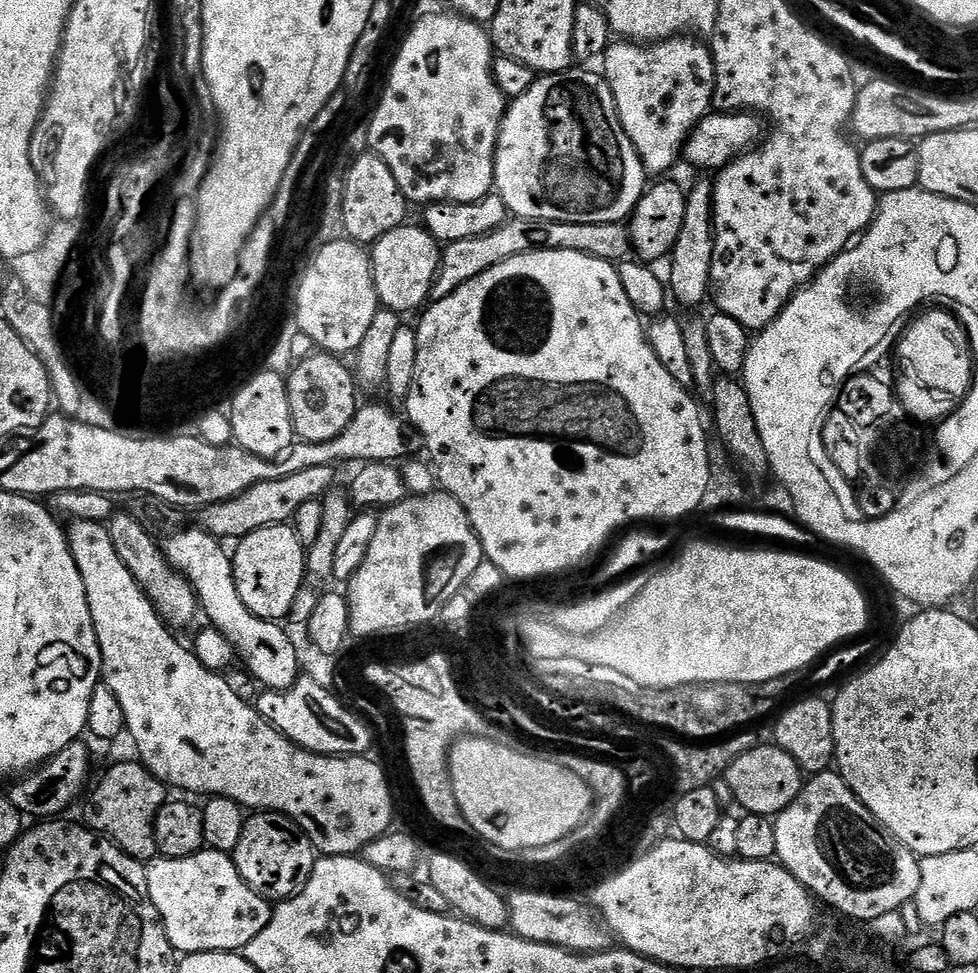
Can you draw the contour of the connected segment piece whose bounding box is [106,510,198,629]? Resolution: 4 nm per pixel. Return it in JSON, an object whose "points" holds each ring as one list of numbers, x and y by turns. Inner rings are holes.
{"points":[[128,510,113,511,112,519,106,527,110,534,110,542,114,542,114,550,118,550,118,558,126,562,126,570,134,574,138,586,148,595,160,619,173,629,186,627,195,616,198,616,196,595,190,582,181,572,174,571,171,562,164,557,164,549,158,540,156,544,157,537,149,529,143,528,138,518]]}

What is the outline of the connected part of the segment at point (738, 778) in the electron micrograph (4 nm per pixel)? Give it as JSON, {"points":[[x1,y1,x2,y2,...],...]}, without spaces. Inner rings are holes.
{"points":[[761,746,742,754,742,758,738,758,728,767,726,779,736,804,744,807,745,813,773,818,786,810,790,802,794,802,794,798,798,798,806,783,805,773,800,771,798,762,794,762,794,758,786,754,786,750,775,746]]}

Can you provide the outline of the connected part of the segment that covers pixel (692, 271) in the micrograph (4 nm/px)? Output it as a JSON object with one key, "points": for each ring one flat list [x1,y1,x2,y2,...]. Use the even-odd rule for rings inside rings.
{"points":[[700,180,686,192,686,218,682,218,682,234,678,234,678,242,672,247,670,261,672,265,666,272,666,284,670,289,673,301,677,300,684,308,696,308,710,296,712,279,710,266,714,244,712,242,712,185,713,181]]}

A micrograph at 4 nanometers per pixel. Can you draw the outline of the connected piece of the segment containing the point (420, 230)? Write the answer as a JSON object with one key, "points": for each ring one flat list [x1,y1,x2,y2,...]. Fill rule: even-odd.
{"points":[[405,222,399,228,382,234,376,244,371,245,372,273,374,286,378,290,381,305,389,312,407,314,417,308,423,309,429,303,432,287,440,269,442,245,423,226]]}

